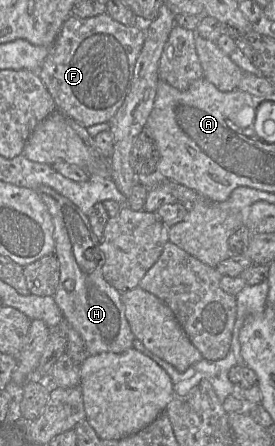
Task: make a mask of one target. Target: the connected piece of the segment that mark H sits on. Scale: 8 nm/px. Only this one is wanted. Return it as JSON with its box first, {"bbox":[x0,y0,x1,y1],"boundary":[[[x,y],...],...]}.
{"bbox":[36,185,135,356],"boundary":[[[41,185],[36,192],[47,206],[54,225],[54,254],[60,267],[54,299],[64,318],[84,340],[88,356],[104,352],[121,353],[132,348],[135,336],[125,316],[122,293],[103,277],[104,254],[87,215],[49,186]]]}

